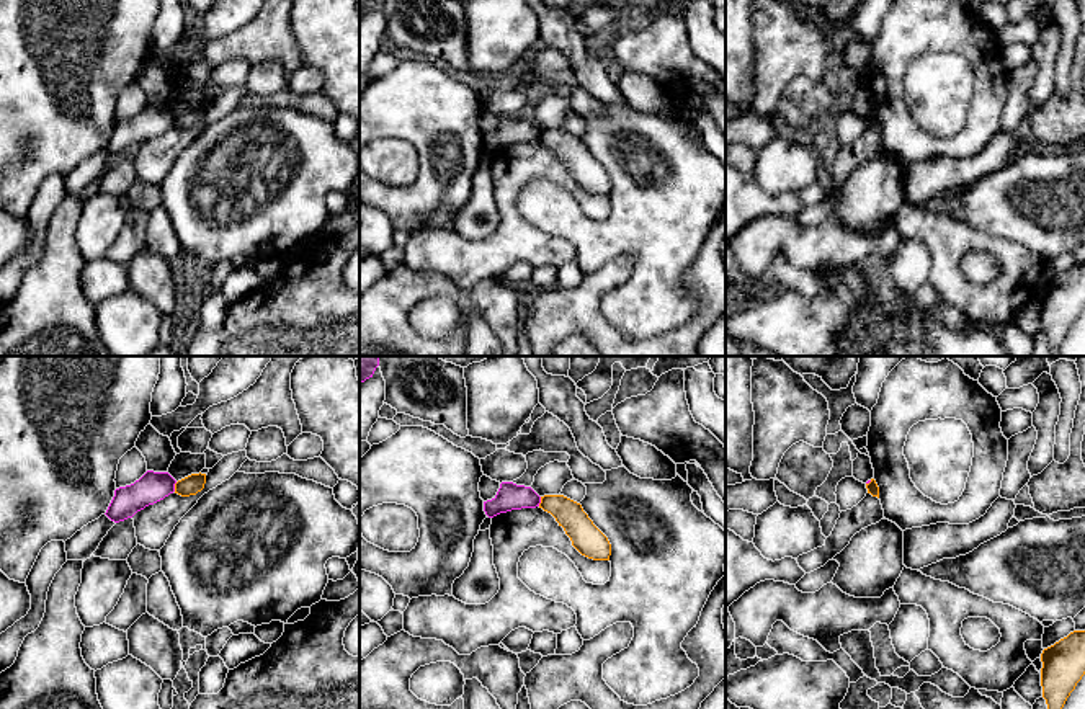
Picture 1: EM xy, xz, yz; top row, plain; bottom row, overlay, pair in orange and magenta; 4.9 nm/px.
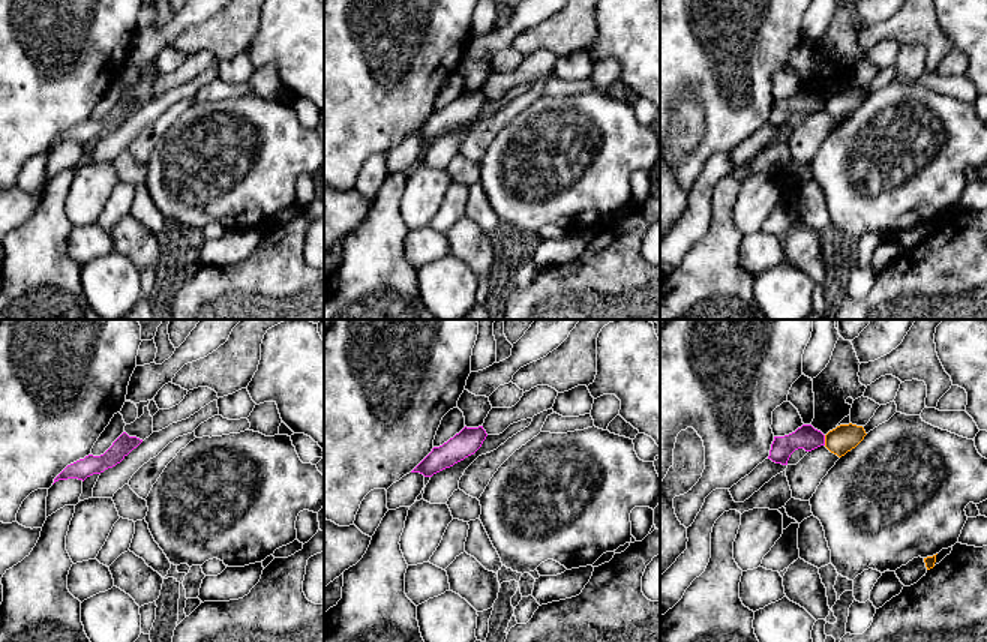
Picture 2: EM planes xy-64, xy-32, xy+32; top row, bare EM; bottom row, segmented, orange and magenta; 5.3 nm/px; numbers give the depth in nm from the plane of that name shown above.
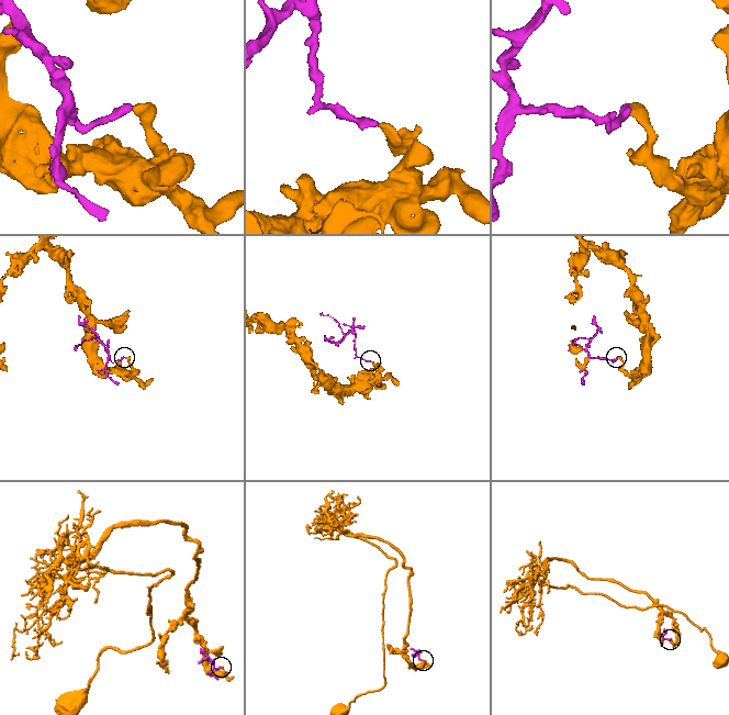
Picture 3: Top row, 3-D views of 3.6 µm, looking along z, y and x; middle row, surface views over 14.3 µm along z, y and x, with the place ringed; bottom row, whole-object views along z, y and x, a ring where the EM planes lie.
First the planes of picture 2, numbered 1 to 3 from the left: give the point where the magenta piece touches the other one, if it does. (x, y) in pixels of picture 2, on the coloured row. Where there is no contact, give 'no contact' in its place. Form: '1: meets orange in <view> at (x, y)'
1: no contact
2: no contact
3: meets orange in xy+32 at (825, 440)

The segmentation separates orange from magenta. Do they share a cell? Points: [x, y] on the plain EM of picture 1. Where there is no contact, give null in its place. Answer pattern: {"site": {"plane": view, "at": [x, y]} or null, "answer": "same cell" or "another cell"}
{"site": {"plane": "xy", "at": [175, 121]}, "answer": "another cell"}

